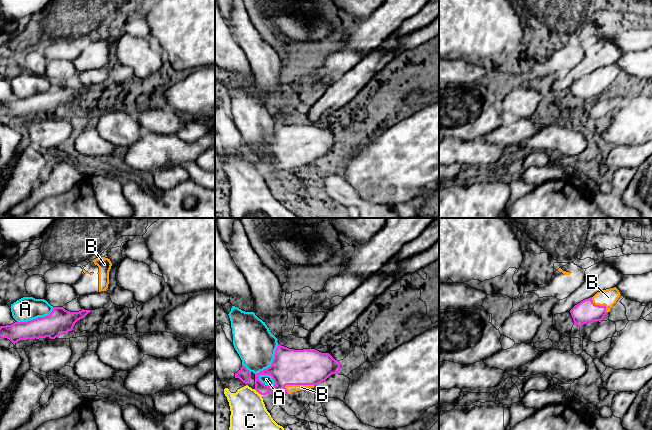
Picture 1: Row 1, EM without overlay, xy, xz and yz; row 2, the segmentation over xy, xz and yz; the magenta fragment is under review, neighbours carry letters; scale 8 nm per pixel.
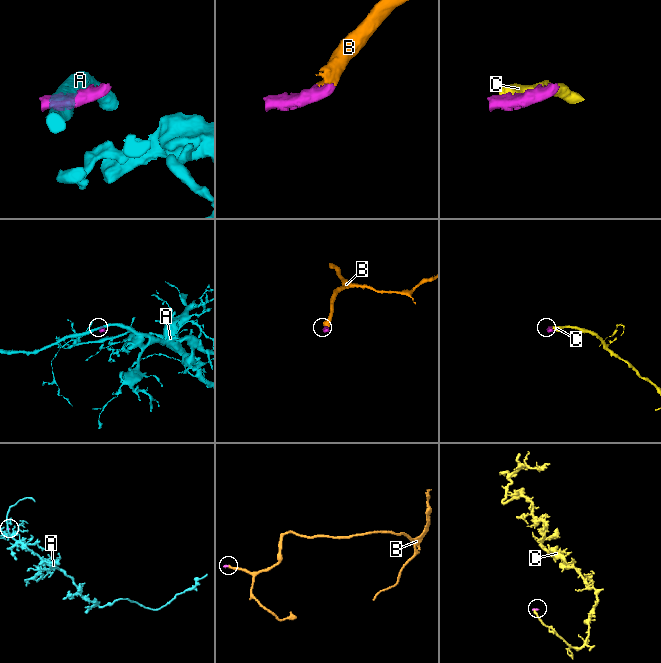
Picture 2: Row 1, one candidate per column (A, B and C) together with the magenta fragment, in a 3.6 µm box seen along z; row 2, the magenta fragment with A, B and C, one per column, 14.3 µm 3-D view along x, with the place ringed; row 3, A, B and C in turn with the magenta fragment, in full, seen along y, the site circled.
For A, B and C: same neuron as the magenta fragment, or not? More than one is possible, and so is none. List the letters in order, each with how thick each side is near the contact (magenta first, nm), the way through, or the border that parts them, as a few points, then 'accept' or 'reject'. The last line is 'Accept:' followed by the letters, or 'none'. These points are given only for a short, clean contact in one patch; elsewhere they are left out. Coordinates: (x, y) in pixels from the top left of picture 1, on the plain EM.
A: calibres 200 and 190 nm; reject
B: calibres 280 and 70 nm; accept
C: calibres 190 and 340 nm; border xz (254, 165), (261, 171); reject
Accept: B

